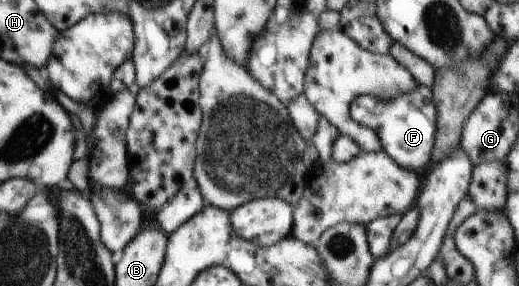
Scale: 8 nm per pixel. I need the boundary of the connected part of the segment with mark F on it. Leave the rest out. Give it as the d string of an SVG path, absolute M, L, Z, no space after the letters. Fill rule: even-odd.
M419 85L390 100L372 95L362 95L352 101L349 113L359 125L372 129L380 139L383 150L399 167L412 170L422 169L431 159L437 131L437 110L432 102L431 89Z

